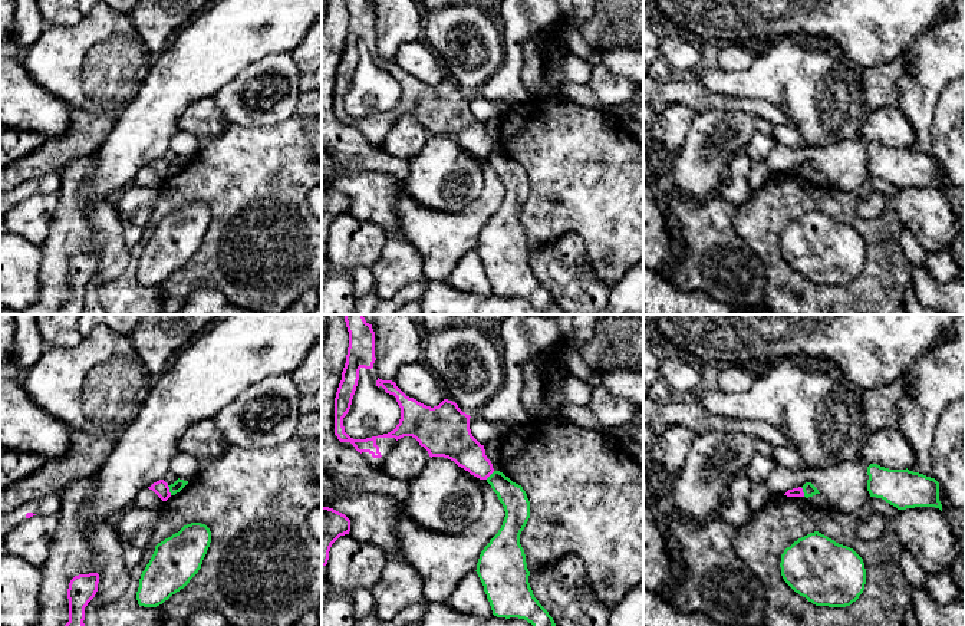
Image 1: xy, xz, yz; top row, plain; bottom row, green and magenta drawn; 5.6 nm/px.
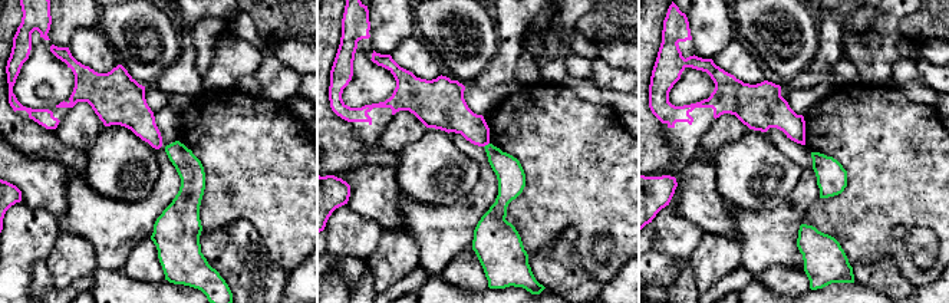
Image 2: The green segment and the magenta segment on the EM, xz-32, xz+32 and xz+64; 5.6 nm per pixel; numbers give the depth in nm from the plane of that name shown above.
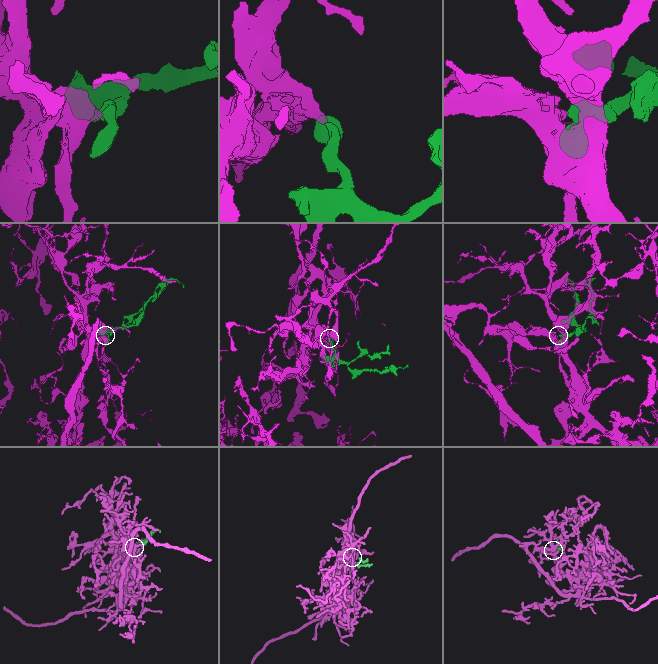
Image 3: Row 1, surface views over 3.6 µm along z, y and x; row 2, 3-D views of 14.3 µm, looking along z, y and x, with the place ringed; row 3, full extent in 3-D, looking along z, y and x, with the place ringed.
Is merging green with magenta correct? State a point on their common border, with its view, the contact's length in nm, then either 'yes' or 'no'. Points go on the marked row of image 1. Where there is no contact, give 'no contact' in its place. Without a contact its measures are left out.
xy (170, 490) | 60 nm | no

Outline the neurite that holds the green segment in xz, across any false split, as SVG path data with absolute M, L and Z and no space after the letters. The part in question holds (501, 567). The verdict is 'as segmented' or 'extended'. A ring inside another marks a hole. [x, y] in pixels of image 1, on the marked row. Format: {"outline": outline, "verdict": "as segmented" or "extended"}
{"outline": "M494 471L487 482L505 511L501 528L481 551L475 570L493 615L524 619L533 626L556 626L533 594L526 554L520 544L520 534L530 518L527 494L500 471Z", "verdict": "as segmented"}

